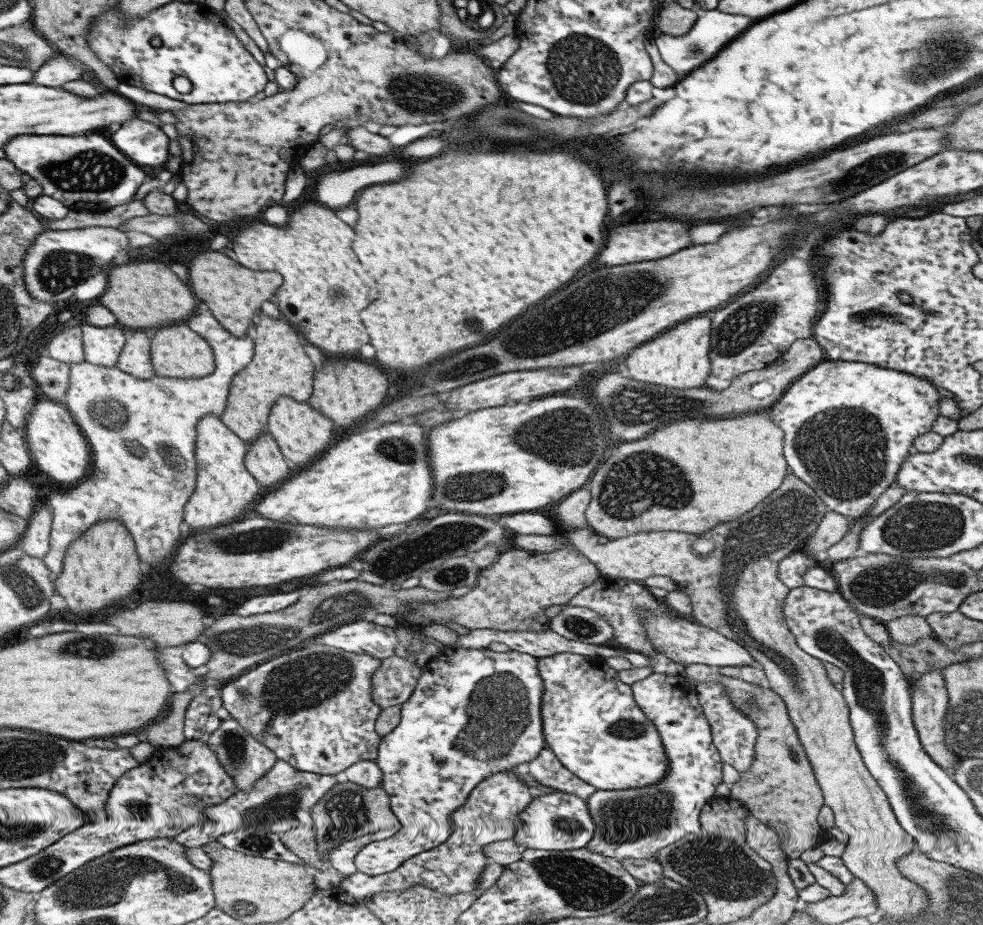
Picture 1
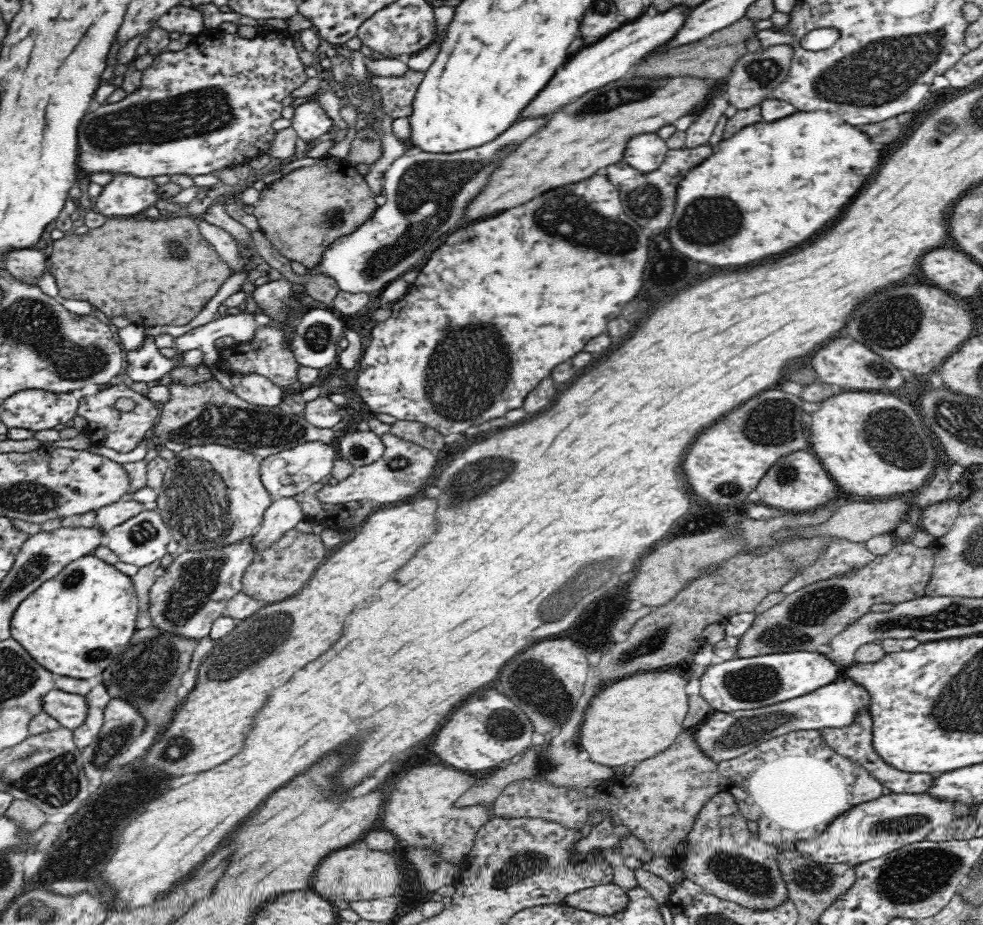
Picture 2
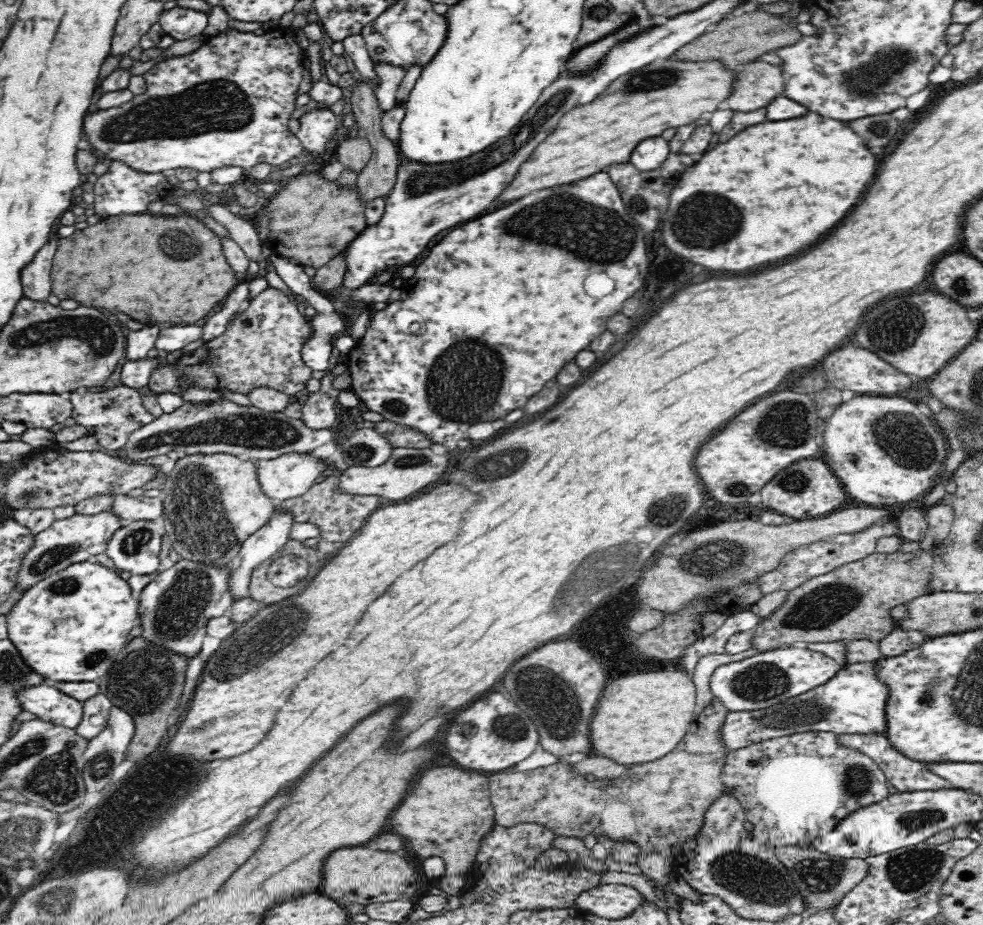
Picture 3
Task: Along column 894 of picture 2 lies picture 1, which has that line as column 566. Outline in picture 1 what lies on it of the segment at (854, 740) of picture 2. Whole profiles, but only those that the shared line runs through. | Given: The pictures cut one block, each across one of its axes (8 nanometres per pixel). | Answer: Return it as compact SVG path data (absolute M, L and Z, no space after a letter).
M546 746L534 760L529 762L528 768L528 774L536 778L536 782L554 788L558 792L575 794L586 800L597 791L595 786L572 774Z

